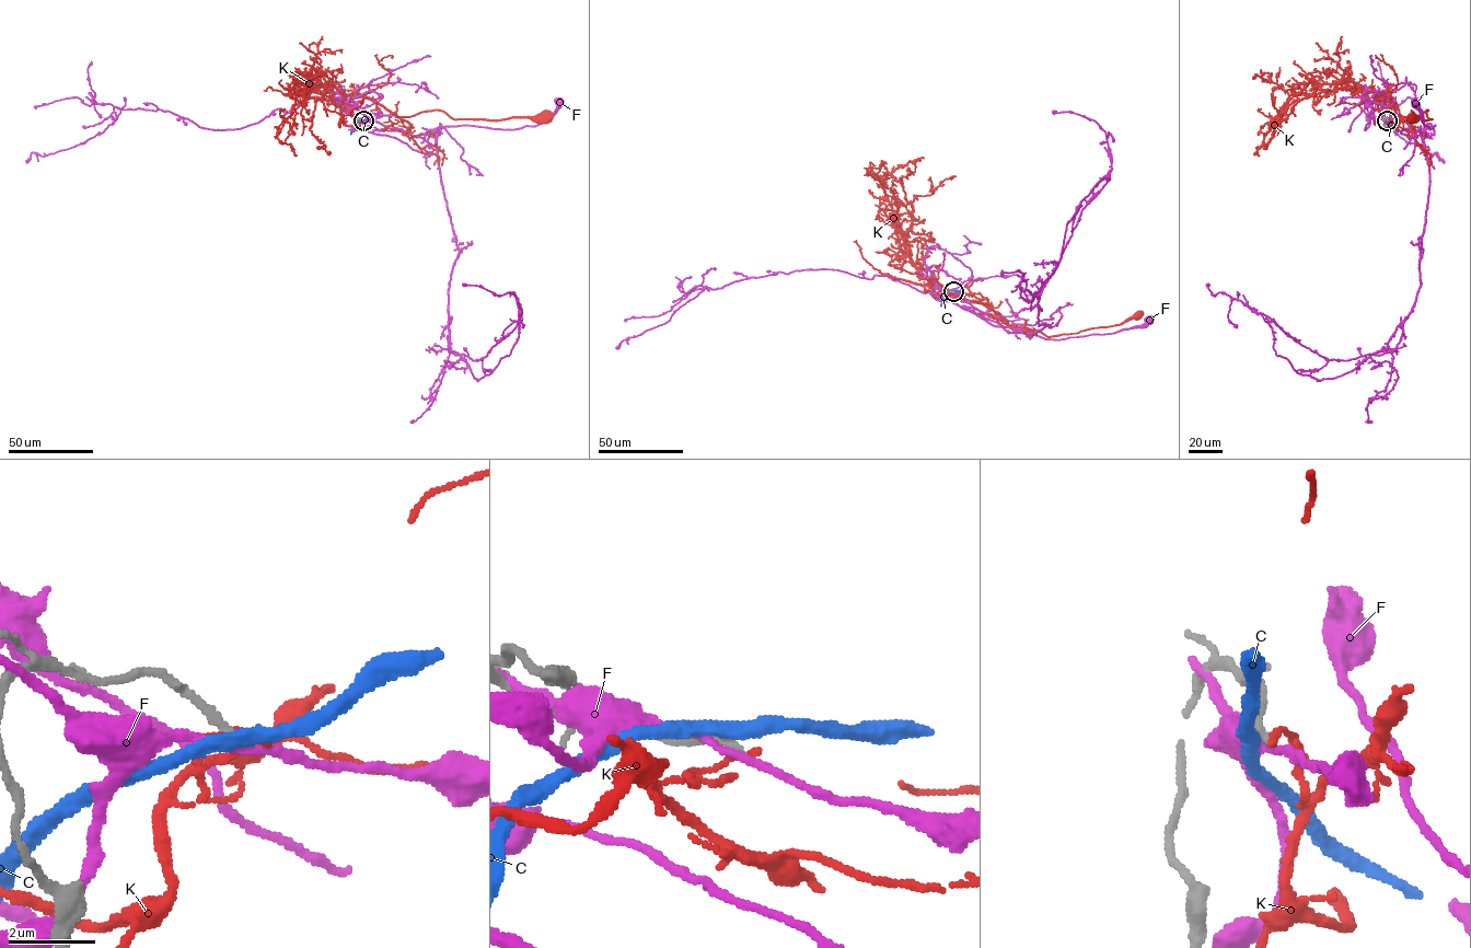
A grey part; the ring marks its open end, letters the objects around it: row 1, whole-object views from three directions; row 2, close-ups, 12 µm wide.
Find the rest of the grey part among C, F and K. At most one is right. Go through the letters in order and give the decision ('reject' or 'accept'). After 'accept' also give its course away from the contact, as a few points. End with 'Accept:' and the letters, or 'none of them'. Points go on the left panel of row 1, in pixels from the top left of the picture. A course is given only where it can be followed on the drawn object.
C: reject
F: reject
K: reject
Accept: none of them

